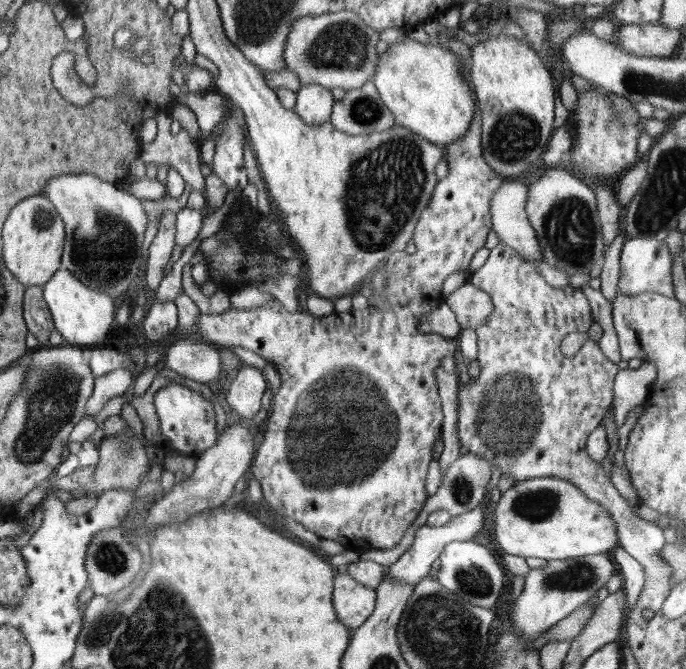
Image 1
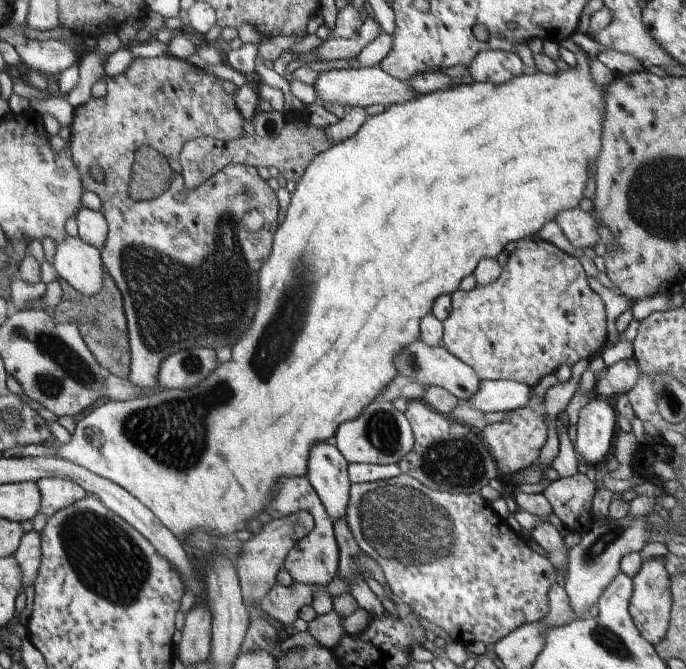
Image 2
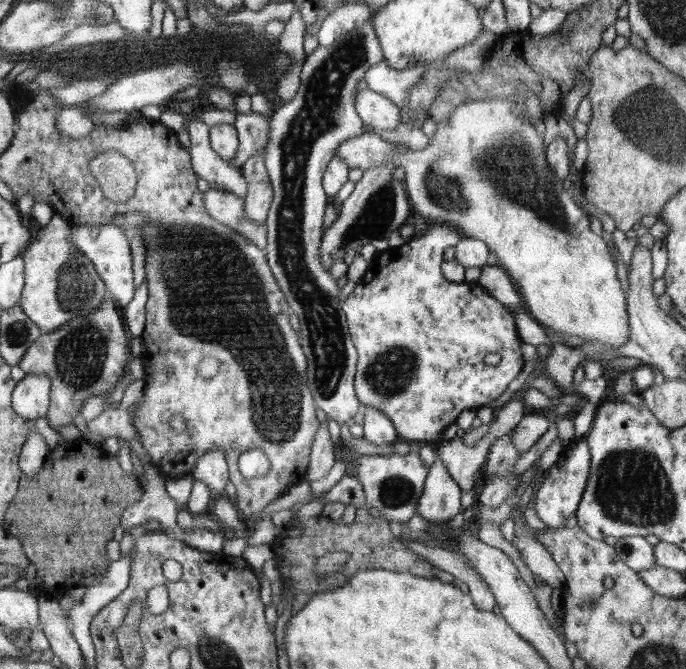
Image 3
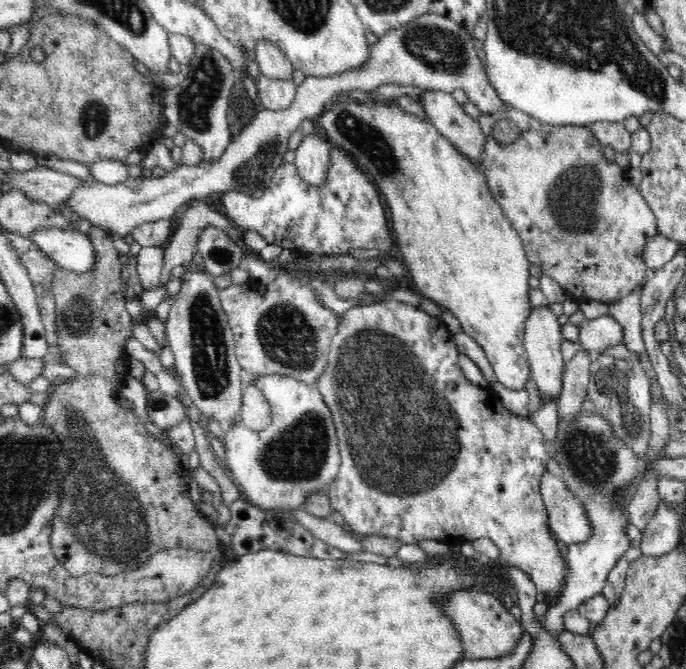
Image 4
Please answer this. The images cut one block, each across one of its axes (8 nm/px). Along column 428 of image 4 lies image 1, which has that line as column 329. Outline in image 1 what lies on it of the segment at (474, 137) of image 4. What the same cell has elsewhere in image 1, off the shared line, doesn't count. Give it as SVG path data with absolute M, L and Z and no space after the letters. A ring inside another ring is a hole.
M307 84L307 86L299 86L293 110L305 124L319 126L319 124L329 122L333 104L335 100L329 90L315 84Z

